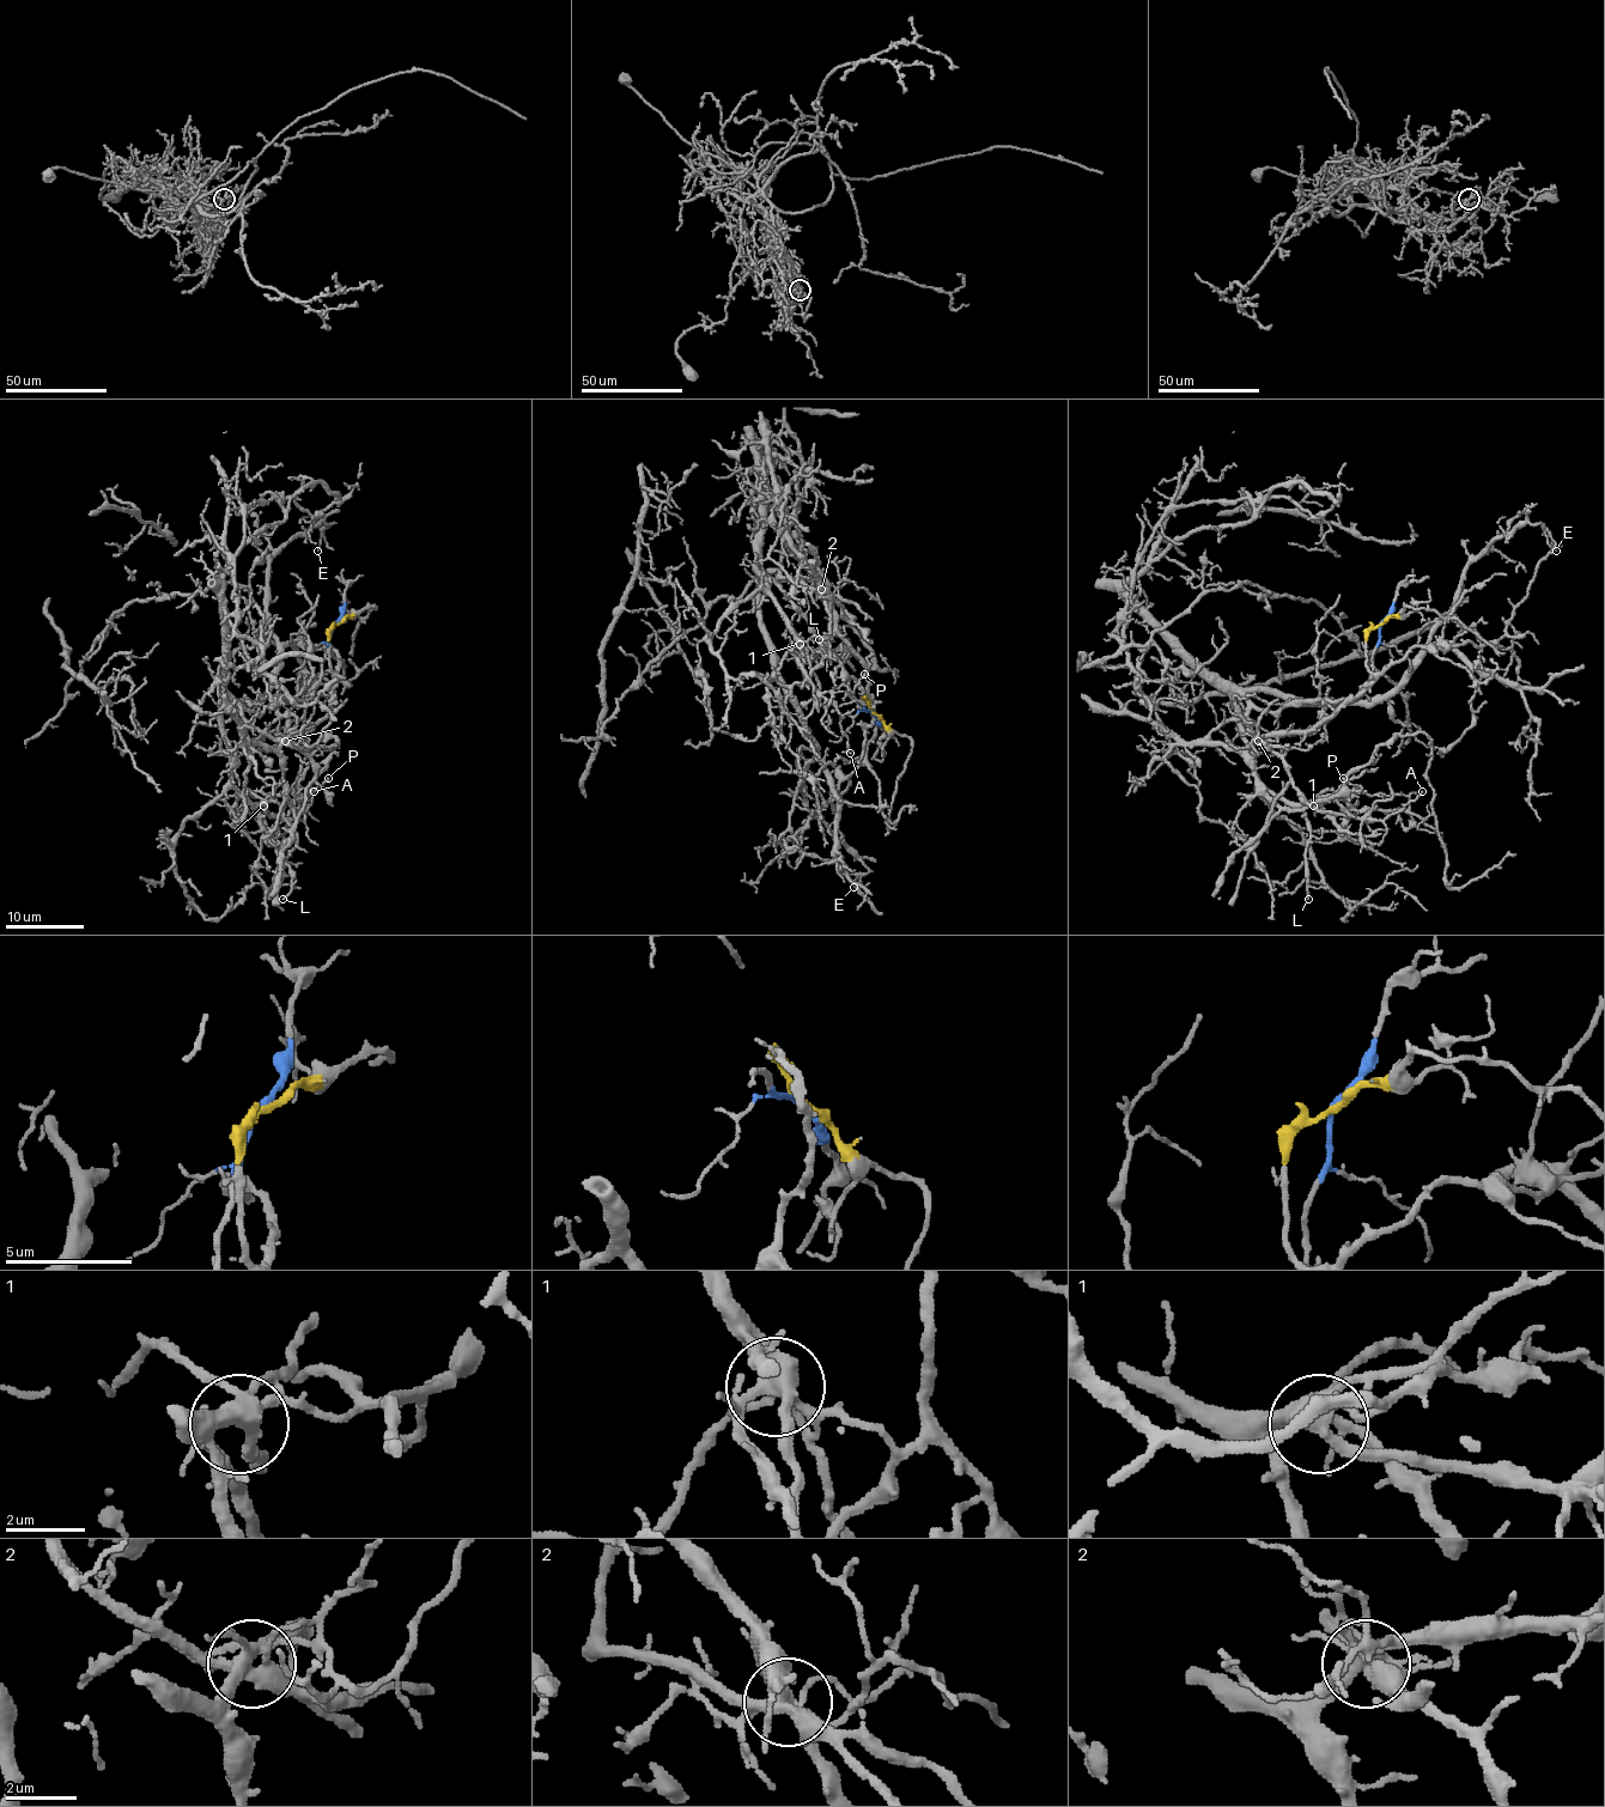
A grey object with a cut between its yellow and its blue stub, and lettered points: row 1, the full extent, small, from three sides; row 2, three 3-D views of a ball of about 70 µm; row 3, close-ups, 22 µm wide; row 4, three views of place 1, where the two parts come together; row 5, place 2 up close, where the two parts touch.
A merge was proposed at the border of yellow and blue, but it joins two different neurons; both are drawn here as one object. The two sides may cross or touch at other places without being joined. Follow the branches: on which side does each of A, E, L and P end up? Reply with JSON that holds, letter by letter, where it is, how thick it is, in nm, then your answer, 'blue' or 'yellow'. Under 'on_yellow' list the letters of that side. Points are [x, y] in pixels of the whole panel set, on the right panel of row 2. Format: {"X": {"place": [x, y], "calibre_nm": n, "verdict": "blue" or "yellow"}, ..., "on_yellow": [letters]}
{"A": {"place": [1422, 791], "calibre_nm": 150, "verdict": "blue"}, "E": {"place": [1556, 551], "calibre_nm": 120, "verdict": "blue"}, "L": {"place": [1308, 899], "calibre_nm": 130, "verdict": "blue"}, "P": {"place": [1343, 778], "calibre_nm": 120, "verdict": "yellow"}, "on_yellow": ["P"]}

